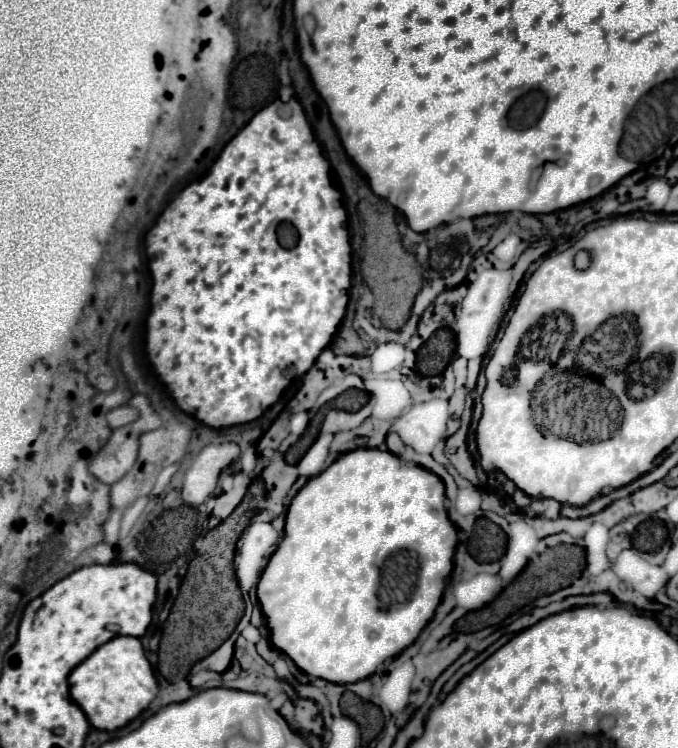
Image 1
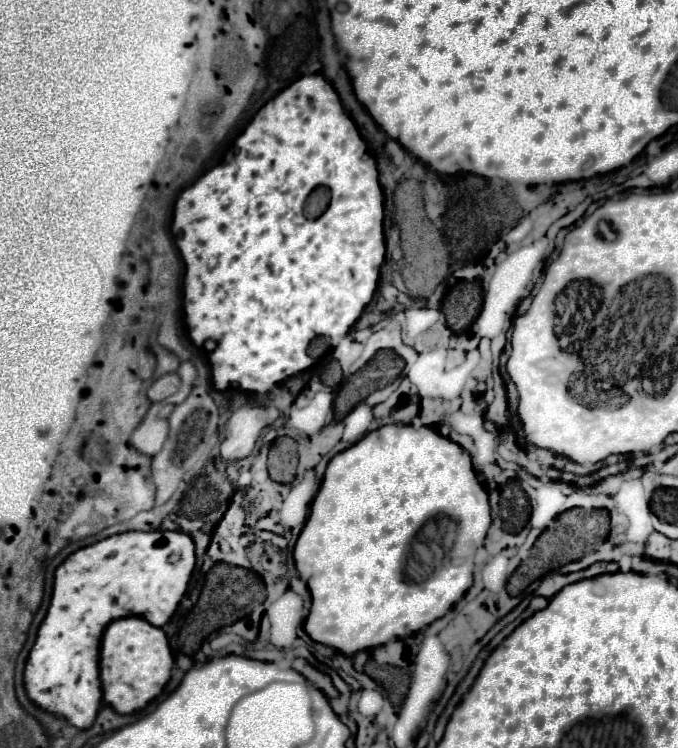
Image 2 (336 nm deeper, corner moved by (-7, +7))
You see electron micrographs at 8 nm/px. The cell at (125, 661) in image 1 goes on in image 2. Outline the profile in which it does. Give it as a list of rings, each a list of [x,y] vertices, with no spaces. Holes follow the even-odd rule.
[[[129,616],[111,622],[101,642],[101,684],[103,700],[119,714],[129,714],[143,708],[167,684],[173,668],[173,656],[167,636],[145,618]]]

